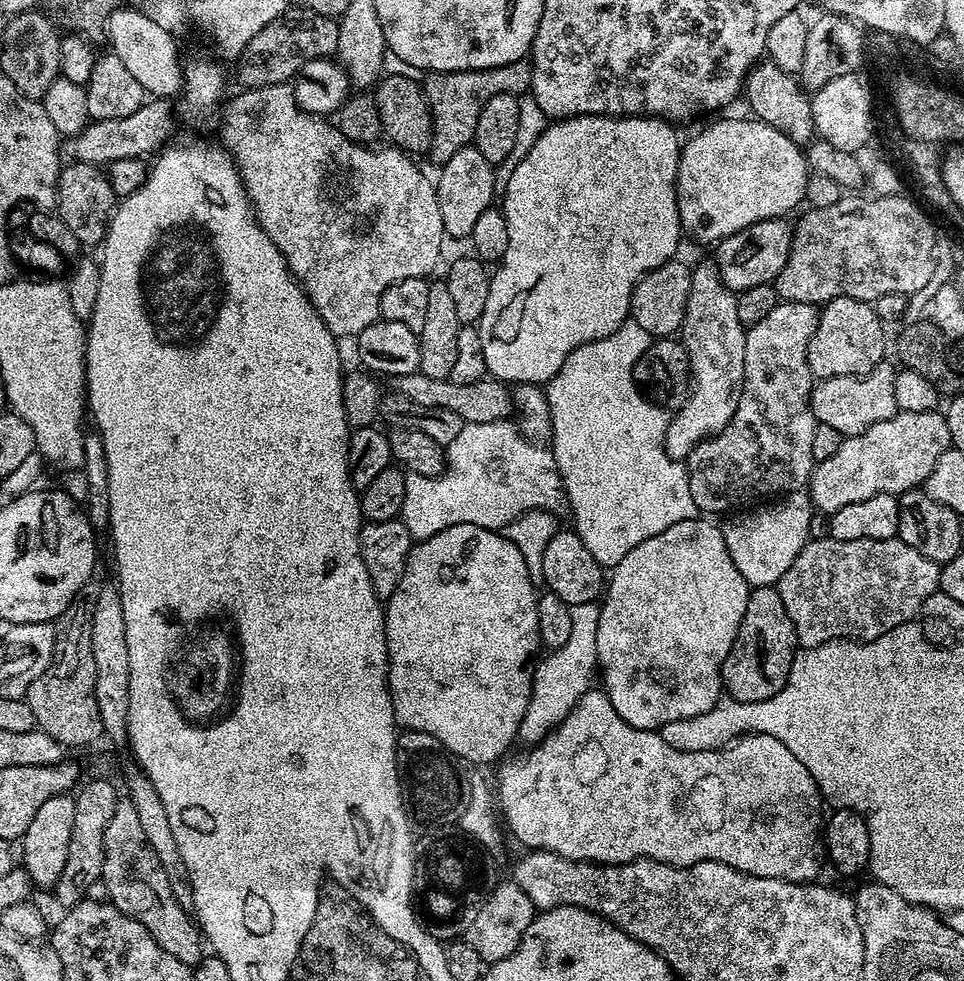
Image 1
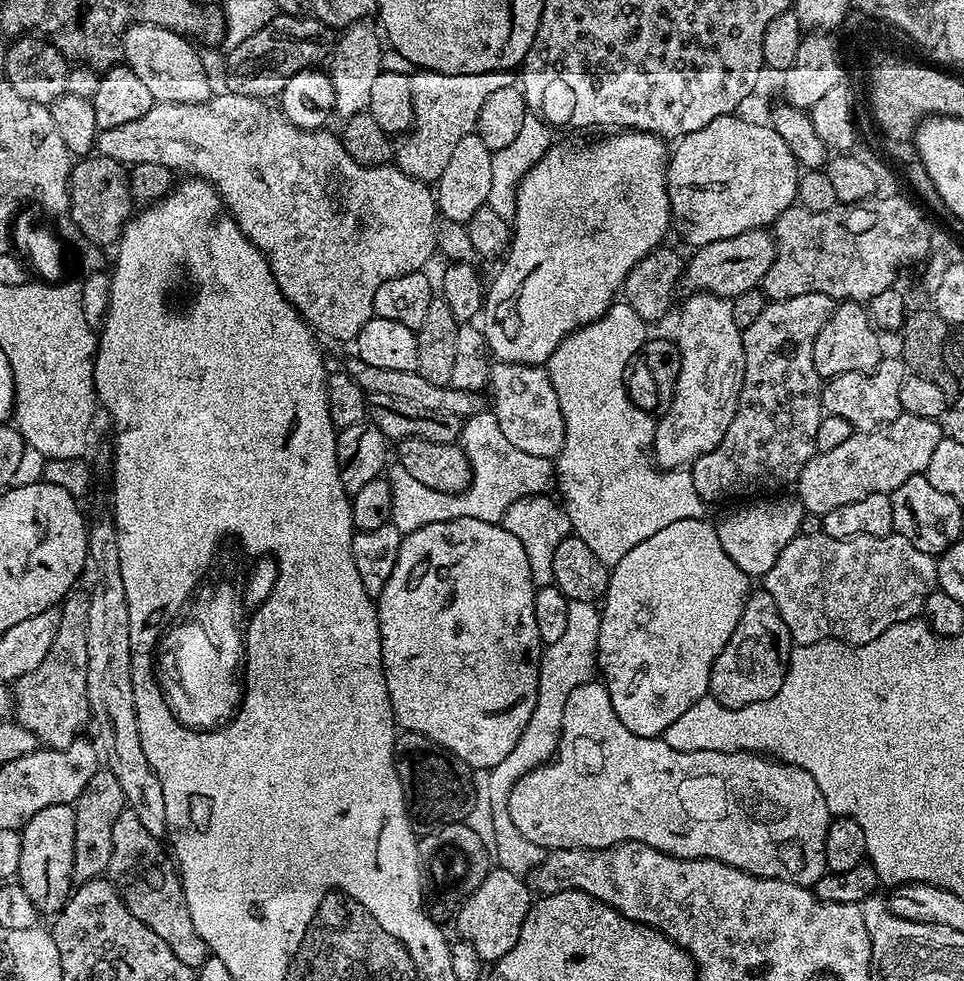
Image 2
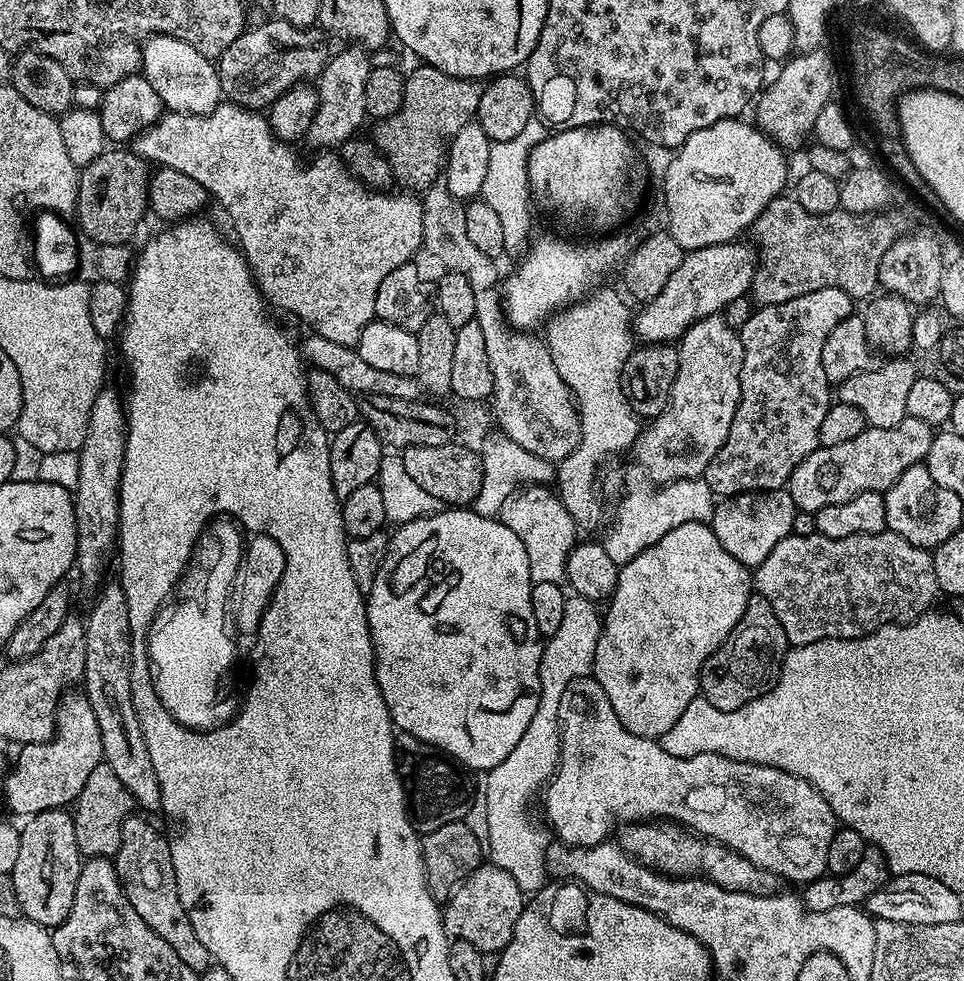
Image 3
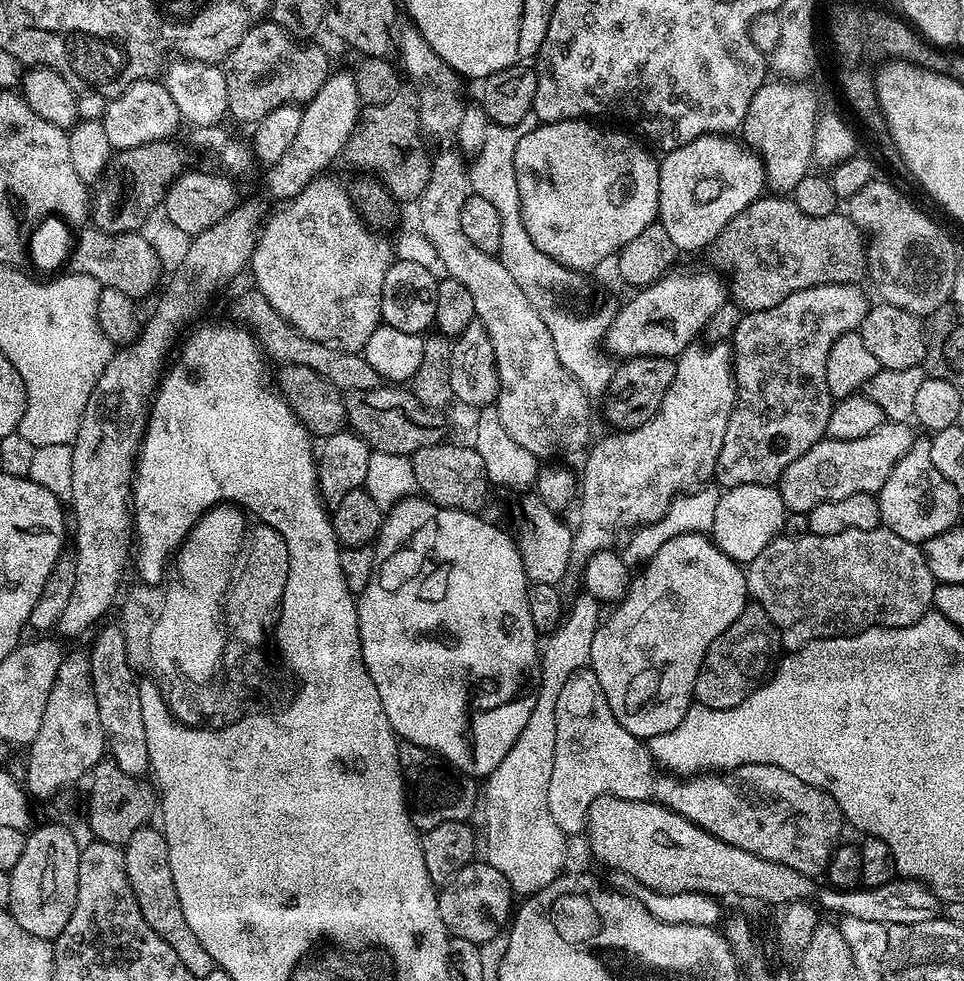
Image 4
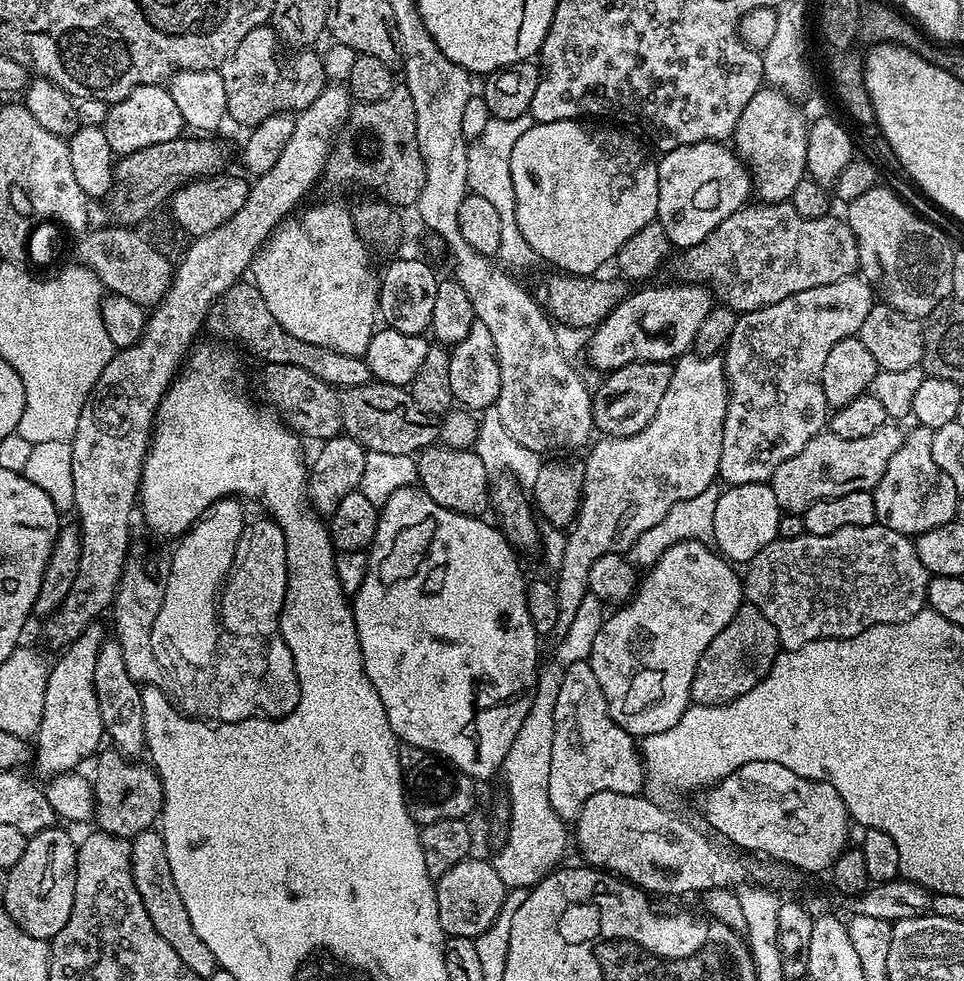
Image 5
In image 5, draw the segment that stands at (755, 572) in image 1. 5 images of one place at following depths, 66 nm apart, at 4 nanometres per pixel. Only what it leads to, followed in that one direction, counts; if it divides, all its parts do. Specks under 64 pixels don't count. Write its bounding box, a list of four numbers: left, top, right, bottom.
[712,483,782,566]

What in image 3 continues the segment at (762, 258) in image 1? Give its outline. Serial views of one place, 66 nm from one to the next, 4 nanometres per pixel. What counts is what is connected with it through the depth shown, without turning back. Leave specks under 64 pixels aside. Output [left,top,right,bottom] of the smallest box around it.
[634,242,758,344]

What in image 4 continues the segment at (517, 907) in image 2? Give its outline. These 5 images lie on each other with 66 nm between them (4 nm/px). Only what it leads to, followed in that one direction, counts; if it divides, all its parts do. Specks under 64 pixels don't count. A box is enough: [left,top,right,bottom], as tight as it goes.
[438,862,514,945]

